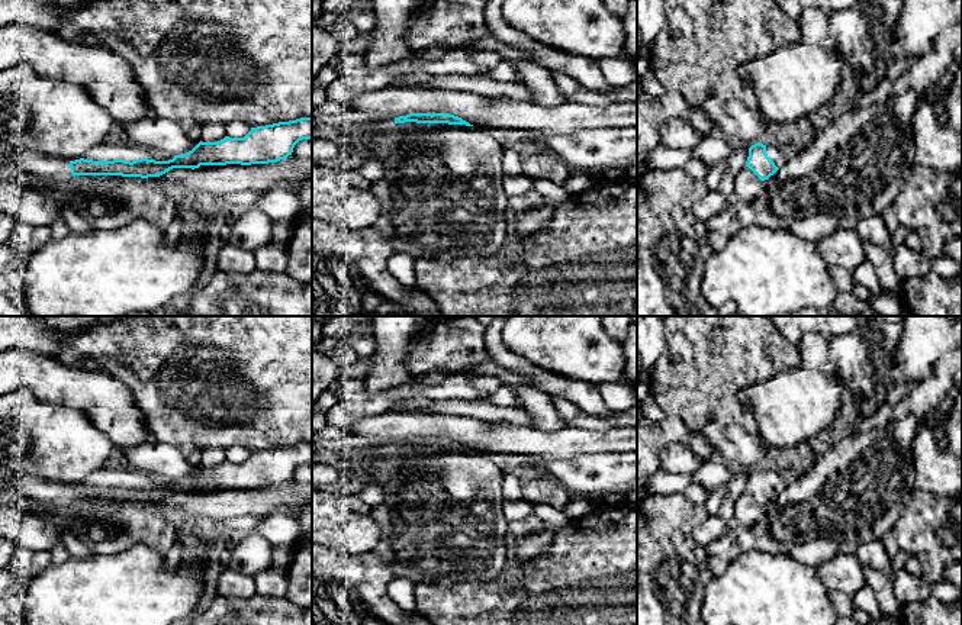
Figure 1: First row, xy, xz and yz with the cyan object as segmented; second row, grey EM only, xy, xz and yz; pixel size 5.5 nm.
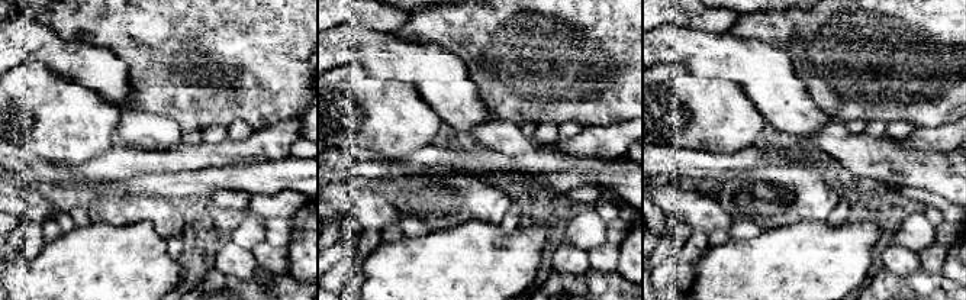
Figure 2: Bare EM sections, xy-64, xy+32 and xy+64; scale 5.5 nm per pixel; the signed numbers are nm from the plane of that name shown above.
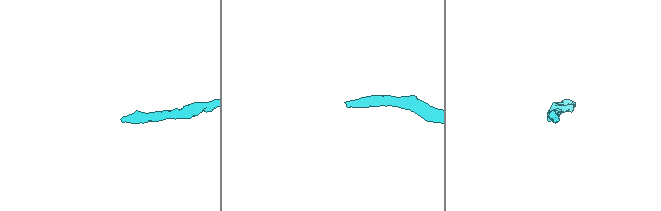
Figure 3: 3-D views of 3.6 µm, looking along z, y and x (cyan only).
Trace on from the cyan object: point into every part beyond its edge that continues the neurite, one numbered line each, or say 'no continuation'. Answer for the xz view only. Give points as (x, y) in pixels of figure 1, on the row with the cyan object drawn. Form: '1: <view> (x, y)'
no continuation

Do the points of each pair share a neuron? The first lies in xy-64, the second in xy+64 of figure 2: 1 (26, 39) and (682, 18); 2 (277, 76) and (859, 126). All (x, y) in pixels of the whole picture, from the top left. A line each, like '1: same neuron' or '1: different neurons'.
1: different neurons
2: different neurons

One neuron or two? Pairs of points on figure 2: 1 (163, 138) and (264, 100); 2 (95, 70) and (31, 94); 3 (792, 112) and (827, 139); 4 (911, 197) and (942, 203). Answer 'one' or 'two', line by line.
1: two
2: two
3: two
4: one

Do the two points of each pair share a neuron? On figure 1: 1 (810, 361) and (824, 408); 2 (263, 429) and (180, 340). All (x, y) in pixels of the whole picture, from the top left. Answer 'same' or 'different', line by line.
1: different
2: same

